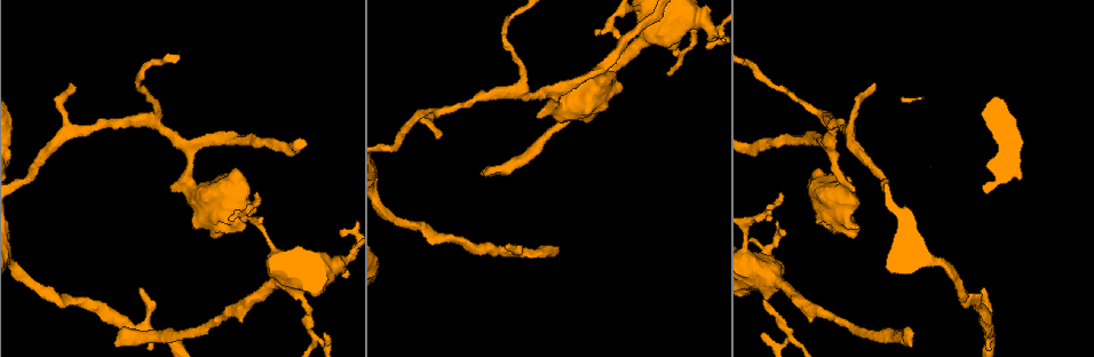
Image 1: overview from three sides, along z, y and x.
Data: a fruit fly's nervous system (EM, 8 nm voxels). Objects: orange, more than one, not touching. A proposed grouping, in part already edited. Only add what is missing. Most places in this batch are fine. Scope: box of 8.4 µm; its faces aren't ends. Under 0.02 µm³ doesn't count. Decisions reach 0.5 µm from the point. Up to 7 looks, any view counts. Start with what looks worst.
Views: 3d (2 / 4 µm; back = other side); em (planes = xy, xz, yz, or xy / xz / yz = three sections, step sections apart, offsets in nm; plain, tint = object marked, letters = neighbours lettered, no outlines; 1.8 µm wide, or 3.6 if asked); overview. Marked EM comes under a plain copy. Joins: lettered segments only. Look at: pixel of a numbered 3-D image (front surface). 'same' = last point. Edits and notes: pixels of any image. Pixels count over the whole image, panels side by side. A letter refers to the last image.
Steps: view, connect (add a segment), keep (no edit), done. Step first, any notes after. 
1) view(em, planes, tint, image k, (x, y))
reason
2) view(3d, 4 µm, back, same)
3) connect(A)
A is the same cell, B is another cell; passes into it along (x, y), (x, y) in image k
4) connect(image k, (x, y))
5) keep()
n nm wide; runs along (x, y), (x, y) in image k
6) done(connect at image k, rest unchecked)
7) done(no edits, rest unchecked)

view(em, planes, letters, image 1, (707, 45))
free end

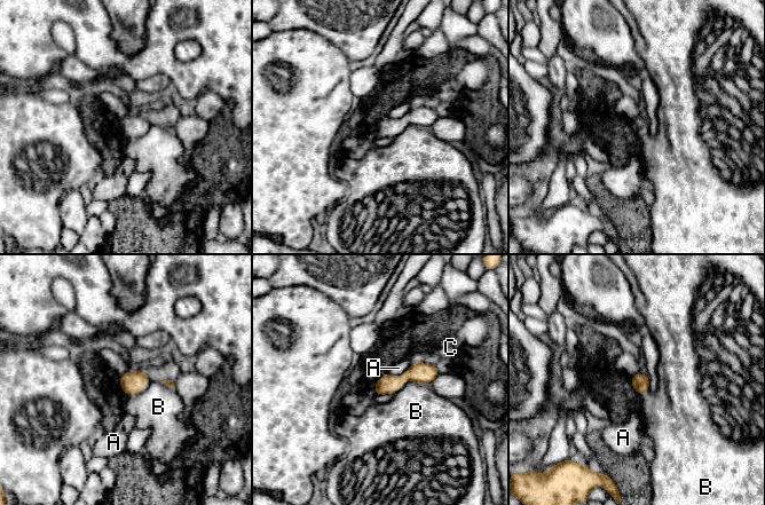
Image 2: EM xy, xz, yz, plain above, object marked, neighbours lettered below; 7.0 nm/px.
keep()
B touches over 260 nm; A, B and C are other cells; runs along (435, 372), (410, 373), (377, 391) in image 2; none of them fits

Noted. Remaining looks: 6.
view(em, yz, step 4, letters, image 1, (779, 192))
tapers out

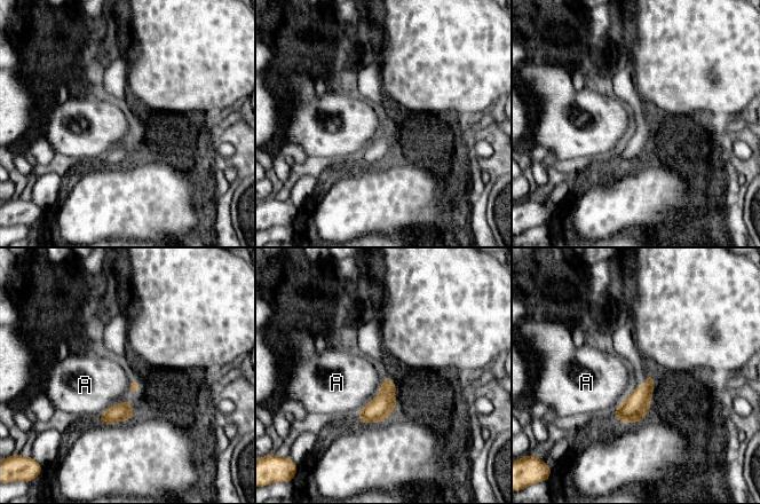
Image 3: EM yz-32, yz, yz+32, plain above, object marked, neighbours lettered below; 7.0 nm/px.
view(em, planes, letters, same)

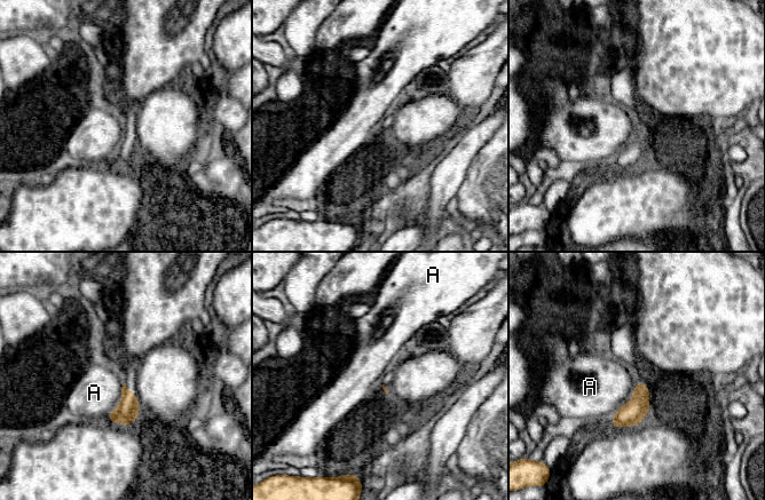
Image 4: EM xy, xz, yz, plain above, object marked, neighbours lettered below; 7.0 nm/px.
keep()
A touches over 170 nm; A is another cell; border along (625, 403), (610, 420) in image 4; no lettered segment goes on from it

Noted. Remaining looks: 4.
view(3d, 4 µm, image 1, (69, 84))
tapers out

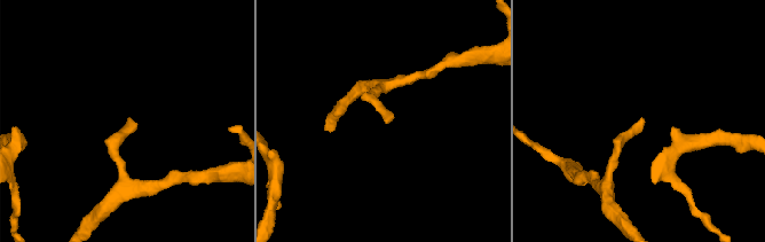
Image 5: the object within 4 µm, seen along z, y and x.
view(em, xy, step 16, letters, image 5, (387, 123))
need the tissue

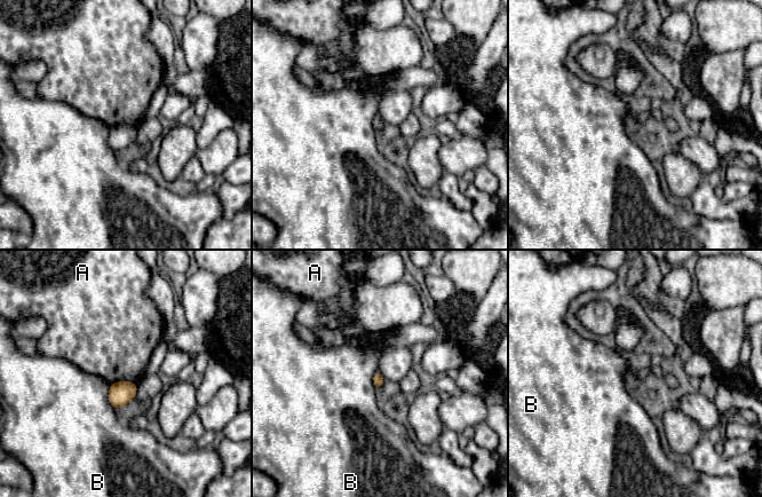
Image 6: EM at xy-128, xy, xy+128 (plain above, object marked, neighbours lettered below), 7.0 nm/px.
keep()
A and B are other cells; border along (109, 385), (108, 401), (116, 410) in image 6; none of them fits

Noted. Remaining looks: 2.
done(no edits, rest unchecked)

